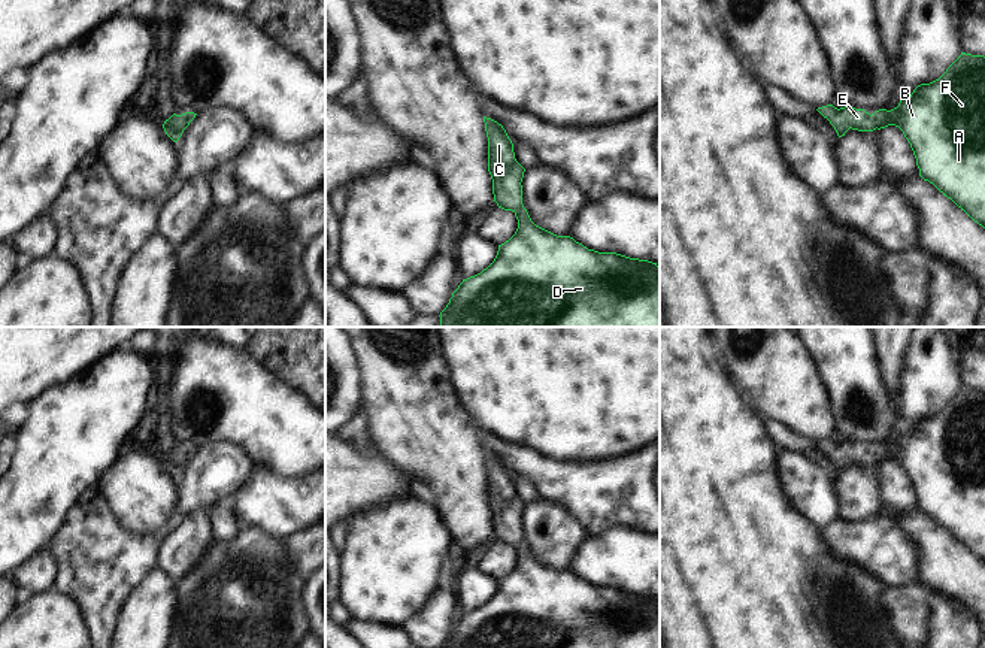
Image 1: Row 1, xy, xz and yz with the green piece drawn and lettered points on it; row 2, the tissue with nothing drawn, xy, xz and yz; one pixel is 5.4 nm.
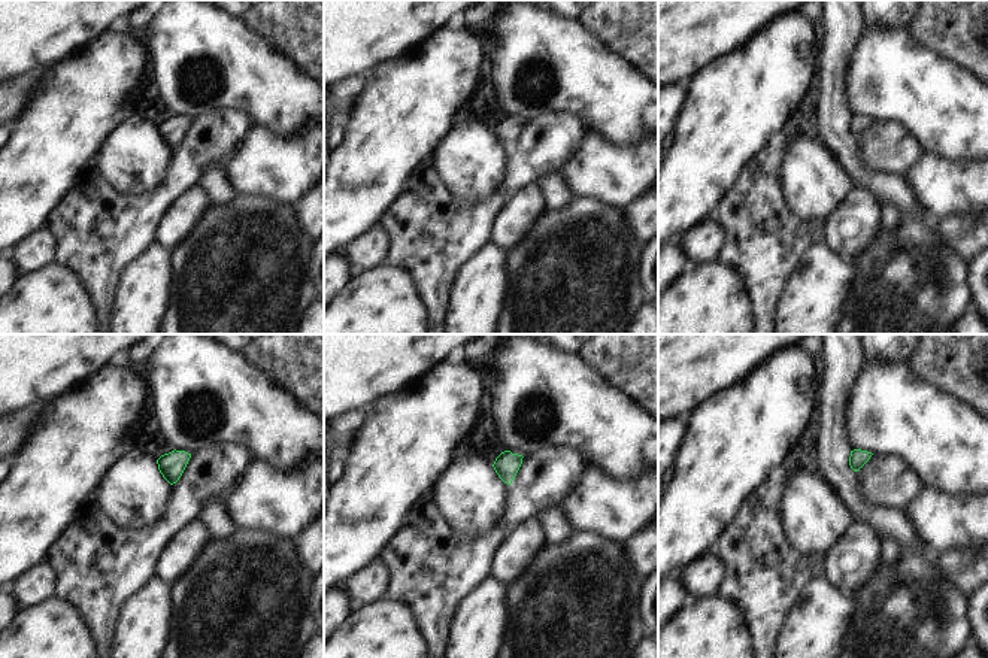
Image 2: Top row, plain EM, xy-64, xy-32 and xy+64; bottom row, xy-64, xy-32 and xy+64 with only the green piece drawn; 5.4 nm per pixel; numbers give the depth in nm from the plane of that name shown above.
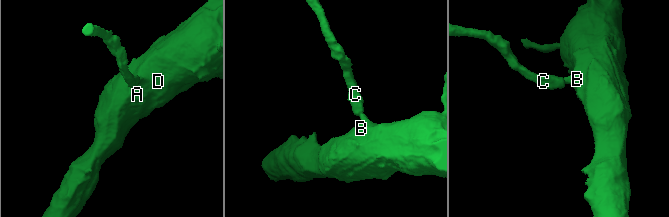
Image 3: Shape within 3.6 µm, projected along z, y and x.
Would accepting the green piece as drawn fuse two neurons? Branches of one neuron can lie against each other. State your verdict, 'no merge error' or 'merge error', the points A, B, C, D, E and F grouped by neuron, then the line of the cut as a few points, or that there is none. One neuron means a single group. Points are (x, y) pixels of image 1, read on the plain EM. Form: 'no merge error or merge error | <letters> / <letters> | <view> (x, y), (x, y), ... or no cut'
no merge error | A B C D E F | no cut

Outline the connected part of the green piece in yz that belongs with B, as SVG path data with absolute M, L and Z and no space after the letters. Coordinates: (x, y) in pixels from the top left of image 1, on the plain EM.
M961 387L946 406L930 418L918 420L909 432L903 432L897 442L879 443L869 448L851 440L834 442L827 439L816 443L830 455L839 472L852 463L858 466L881 464L888 460L898 461L916 493L919 511L933 518L943 530L951 533L975 557L985 563L985 391Z

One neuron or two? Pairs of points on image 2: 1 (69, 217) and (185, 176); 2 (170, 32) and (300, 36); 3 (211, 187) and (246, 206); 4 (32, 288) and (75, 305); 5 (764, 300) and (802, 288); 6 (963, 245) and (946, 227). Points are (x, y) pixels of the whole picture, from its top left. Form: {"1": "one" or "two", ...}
{"1": "one", "2": "two", "3": "two", "4": "one", "5": "two", "6": "one"}

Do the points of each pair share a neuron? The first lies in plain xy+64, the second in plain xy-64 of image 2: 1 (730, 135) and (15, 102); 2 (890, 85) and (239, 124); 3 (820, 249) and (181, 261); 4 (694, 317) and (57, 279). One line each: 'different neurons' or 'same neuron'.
1: different neurons
2: different neurons
3: different neurons
4: same neuron

